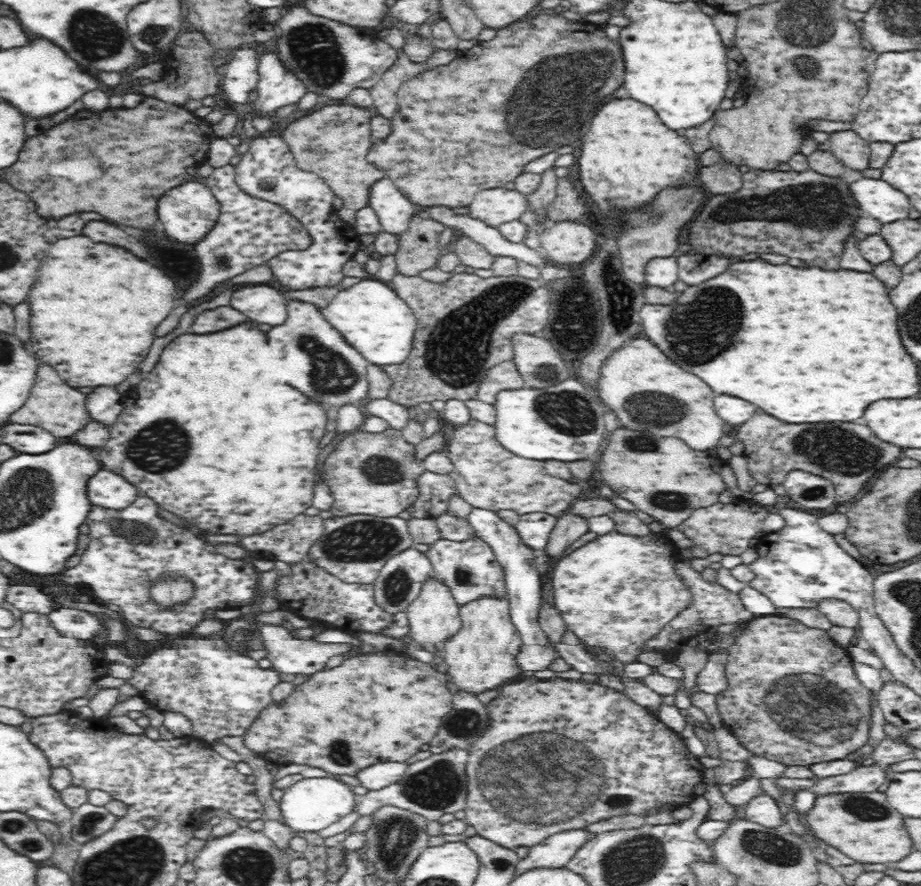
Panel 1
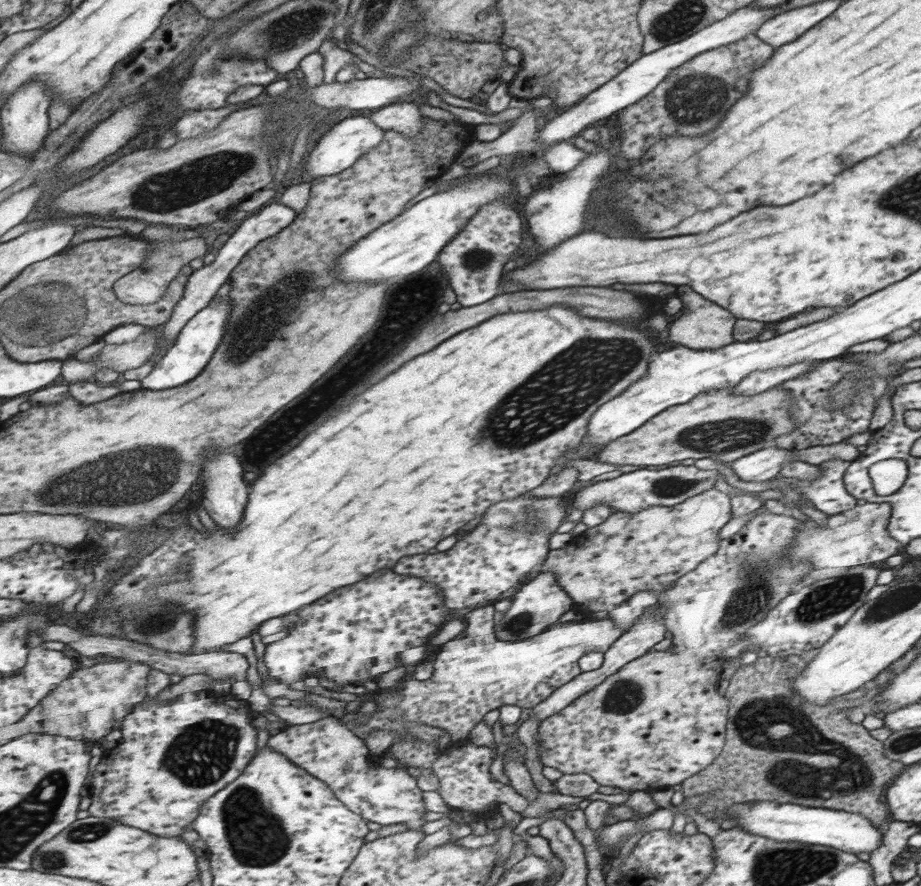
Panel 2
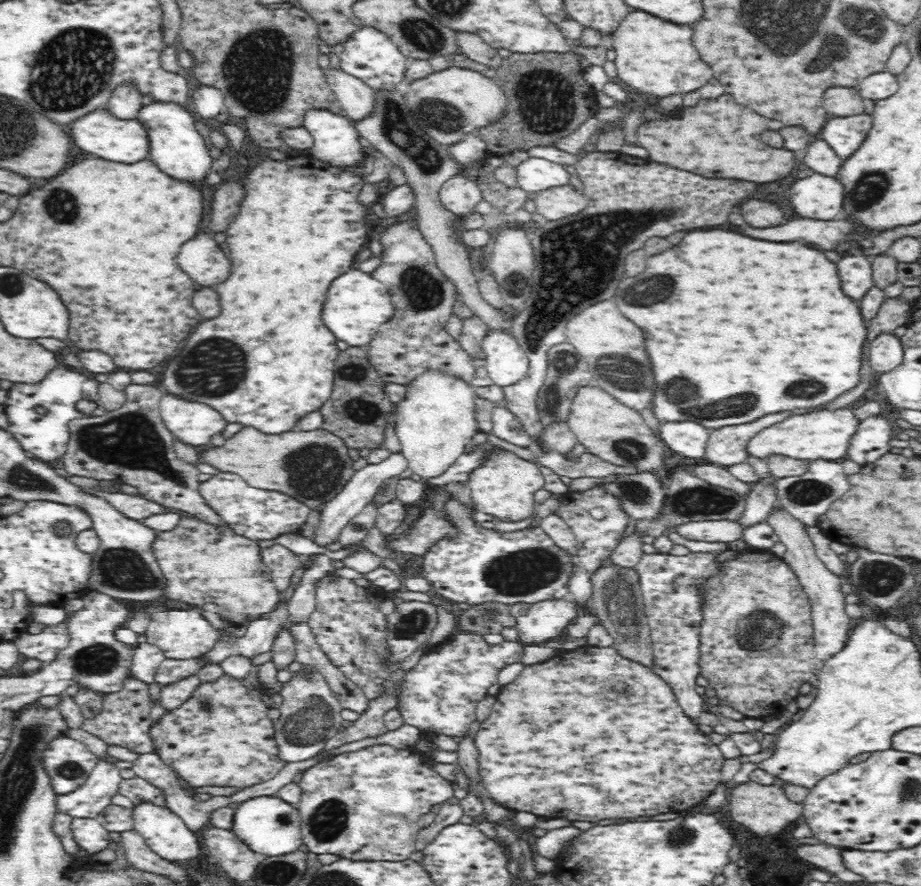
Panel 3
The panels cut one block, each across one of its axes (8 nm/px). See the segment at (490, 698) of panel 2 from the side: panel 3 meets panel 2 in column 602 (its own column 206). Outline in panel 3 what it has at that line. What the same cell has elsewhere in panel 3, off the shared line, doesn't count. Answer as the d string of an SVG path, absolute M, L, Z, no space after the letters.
M168 609L152 612L150 622L145 630L148 643L158 646L165 654L165 658L186 660L202 657L210 652L220 639L220 632L202 613L195 609Z

